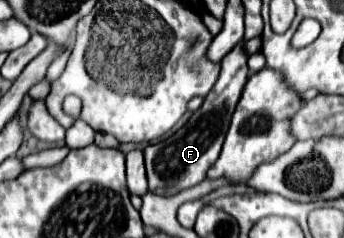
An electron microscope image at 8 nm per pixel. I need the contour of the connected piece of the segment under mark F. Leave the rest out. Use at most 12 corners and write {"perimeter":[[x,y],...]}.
{"perimeter":[[242,45],[204,105],[144,149],[148,187],[172,197],[206,179],[250,75]]}

